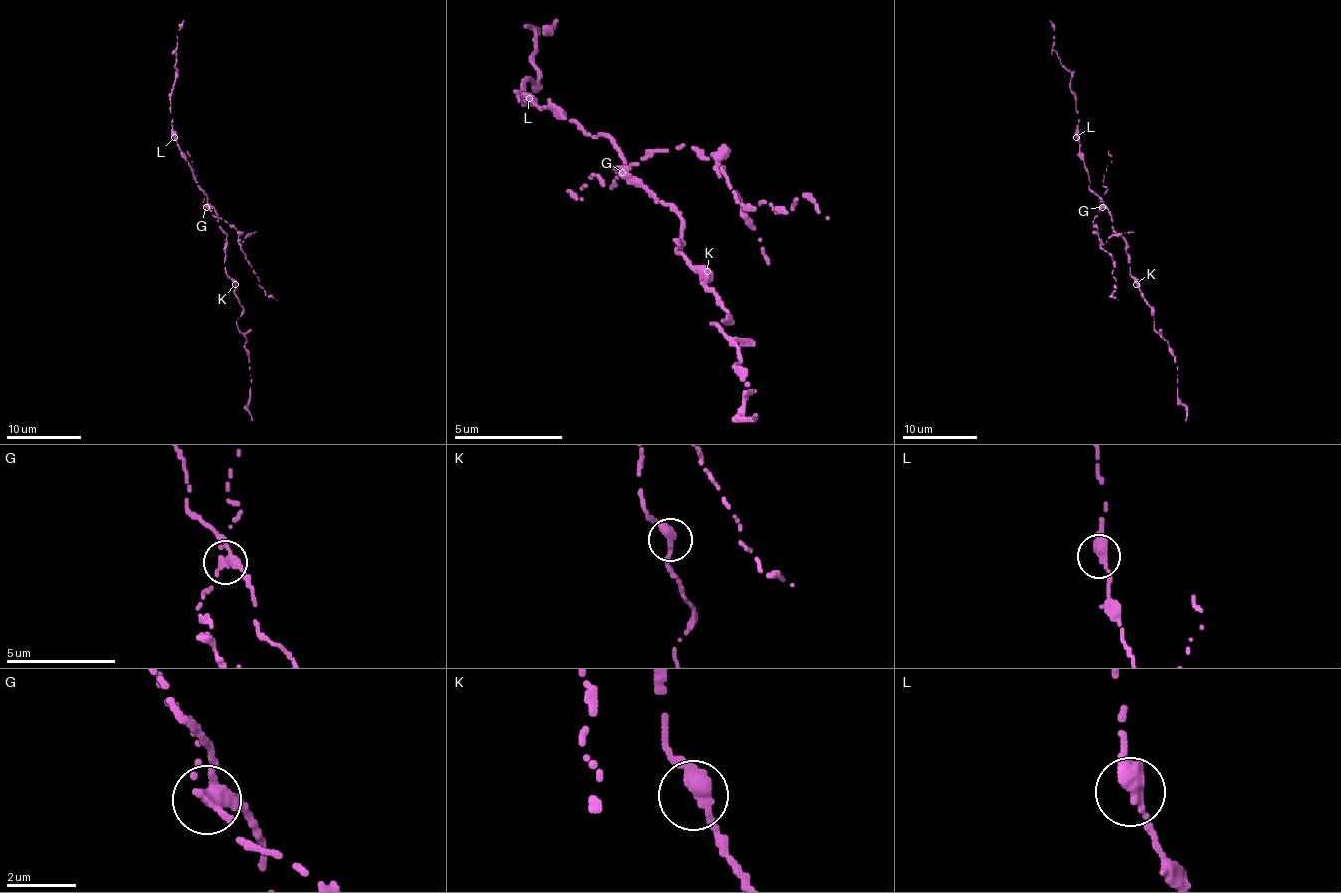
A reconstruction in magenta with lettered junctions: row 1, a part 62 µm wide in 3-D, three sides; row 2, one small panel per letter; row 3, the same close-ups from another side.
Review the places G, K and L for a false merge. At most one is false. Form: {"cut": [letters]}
{"cut": ["G"]}

